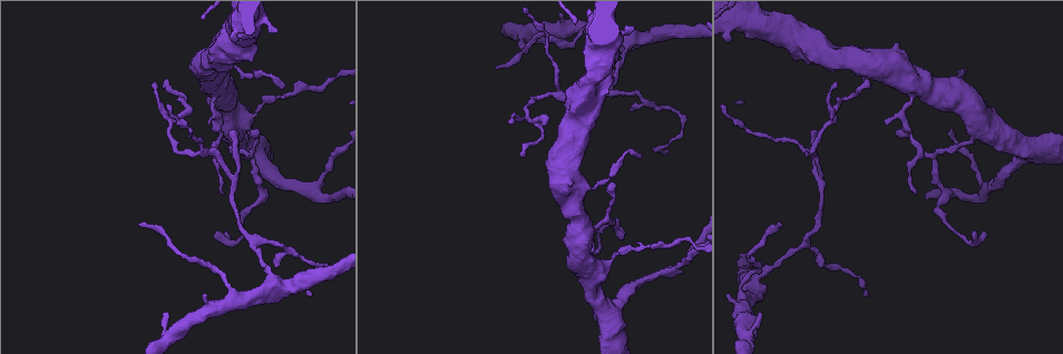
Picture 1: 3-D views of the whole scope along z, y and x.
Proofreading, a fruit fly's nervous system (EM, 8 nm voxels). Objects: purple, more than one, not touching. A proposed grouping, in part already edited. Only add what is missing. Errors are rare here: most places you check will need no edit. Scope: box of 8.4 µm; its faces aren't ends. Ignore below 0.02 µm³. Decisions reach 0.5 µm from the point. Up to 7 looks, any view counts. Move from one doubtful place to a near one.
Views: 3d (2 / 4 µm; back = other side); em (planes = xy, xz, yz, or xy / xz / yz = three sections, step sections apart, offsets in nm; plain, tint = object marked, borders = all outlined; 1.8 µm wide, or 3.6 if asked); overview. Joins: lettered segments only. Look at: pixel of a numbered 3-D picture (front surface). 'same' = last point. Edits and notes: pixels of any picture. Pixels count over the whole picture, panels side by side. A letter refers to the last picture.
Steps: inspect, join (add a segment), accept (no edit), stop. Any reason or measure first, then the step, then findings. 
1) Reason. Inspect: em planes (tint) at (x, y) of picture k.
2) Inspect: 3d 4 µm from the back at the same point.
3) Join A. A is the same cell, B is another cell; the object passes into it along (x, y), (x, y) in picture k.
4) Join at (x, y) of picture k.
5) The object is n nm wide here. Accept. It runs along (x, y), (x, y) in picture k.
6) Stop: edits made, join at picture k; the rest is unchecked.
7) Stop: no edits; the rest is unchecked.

Inspect: em planes (tint) at (753, 285) of picture 1.

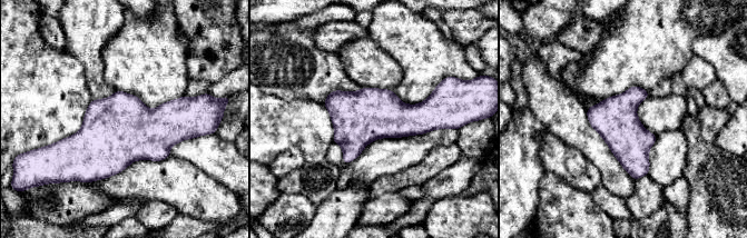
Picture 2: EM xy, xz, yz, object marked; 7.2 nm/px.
See the neighbours. Inspect: em planes (borders) at the same point.

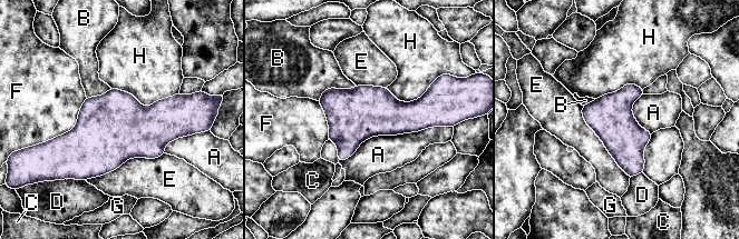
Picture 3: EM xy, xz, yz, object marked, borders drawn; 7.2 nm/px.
The longest contact is with A, 800 nm. Accept. A, B, C, D, E, F, G and H are other cells; a border runs along (446, 126), (371, 136), (339, 161) in picture 3; no lettered segment goes on from it.

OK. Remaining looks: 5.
Tapers out. Inspect: 3d 4 µm from the back at (864, 296) of picture 1.

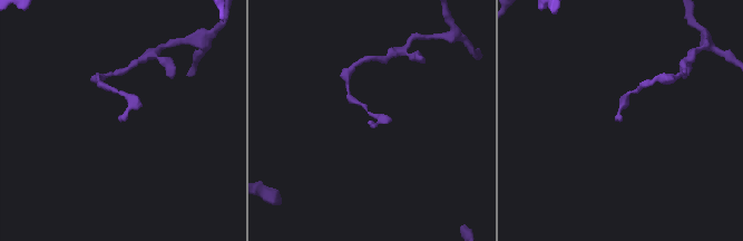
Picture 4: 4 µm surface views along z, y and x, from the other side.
Now the EM. Inspect: em planes (borders) at (122, 121) of picture 4.

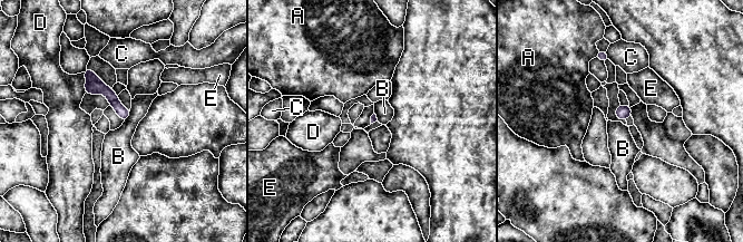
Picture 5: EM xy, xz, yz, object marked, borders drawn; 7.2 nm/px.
Accept. A, B, C, D and E are other cells; a border runs along (130, 110), (130, 114), (124, 122) in picture 5; none of them fits.

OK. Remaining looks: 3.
Free end. Inspect: em yz step 16 (borders) at (216, 232) of picture 1.

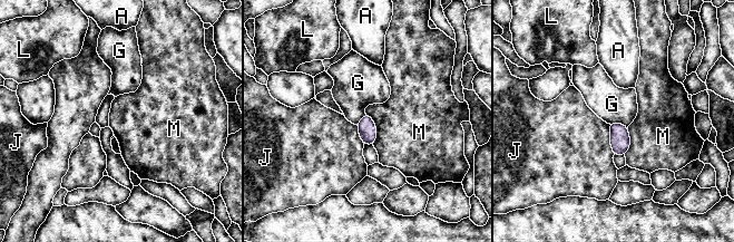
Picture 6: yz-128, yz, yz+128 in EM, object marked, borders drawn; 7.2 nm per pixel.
Accept. A, G, J, L and M are other cells; none of them fits.

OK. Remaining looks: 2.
Stop: no edits; the rest is unchecked.

